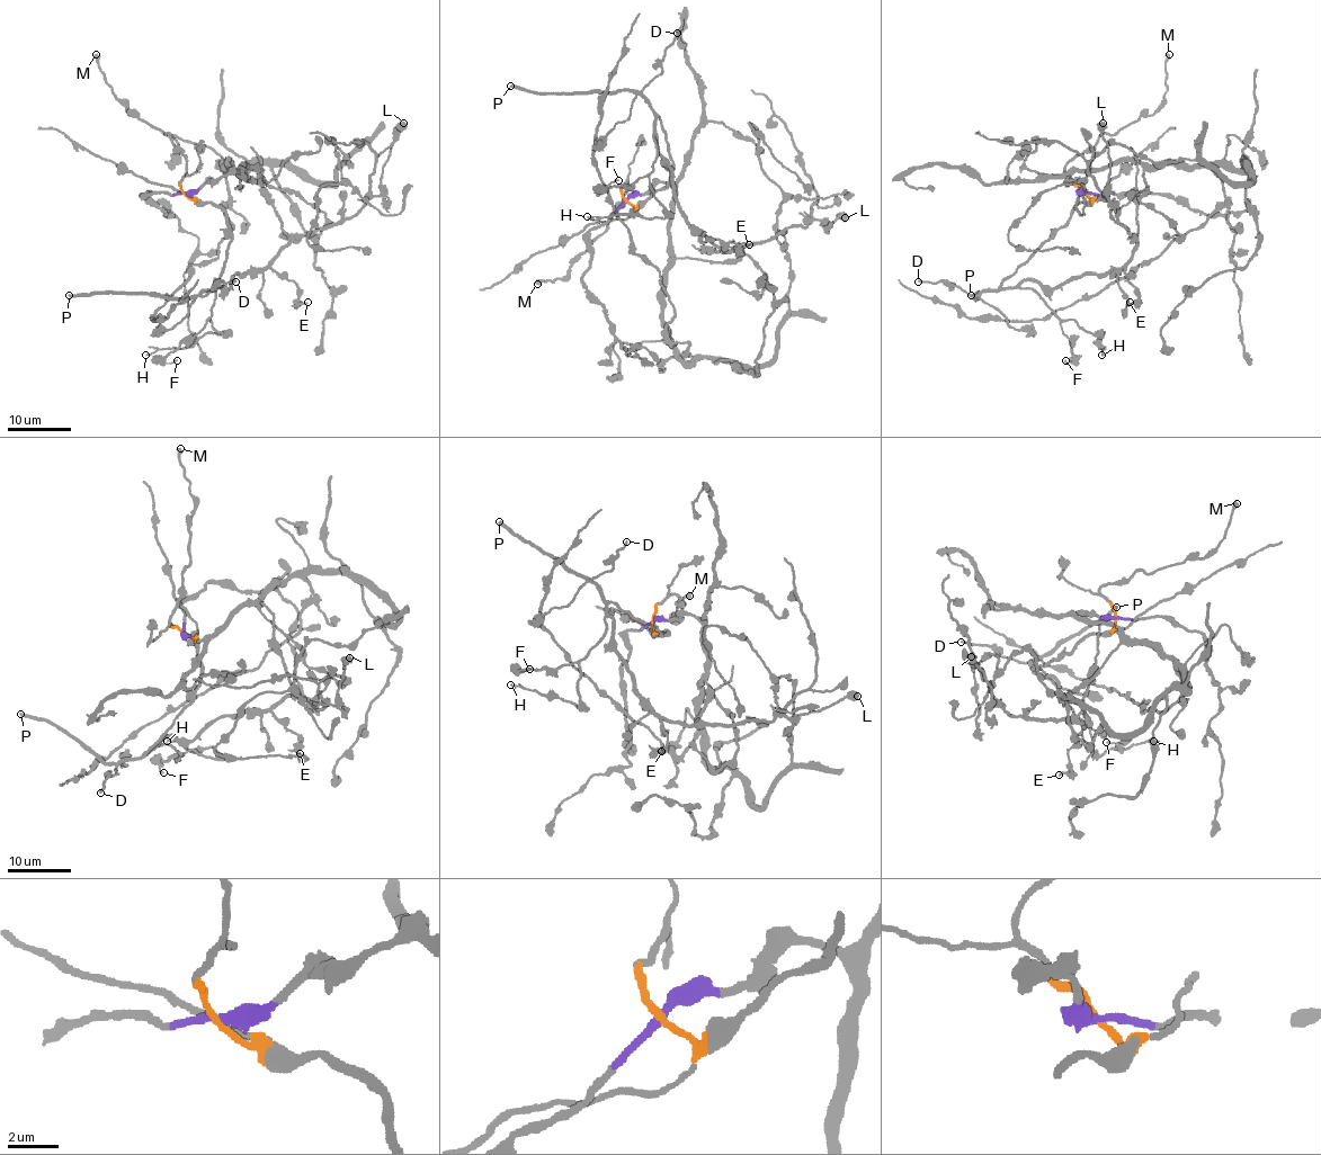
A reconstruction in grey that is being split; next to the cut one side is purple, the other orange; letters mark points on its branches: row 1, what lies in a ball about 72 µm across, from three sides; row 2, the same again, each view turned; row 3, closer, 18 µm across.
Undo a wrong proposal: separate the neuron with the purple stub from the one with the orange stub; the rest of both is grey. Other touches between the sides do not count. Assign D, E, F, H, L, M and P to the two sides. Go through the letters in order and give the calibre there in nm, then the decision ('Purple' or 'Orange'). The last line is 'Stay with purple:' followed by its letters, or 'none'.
D: Thickness 240 nm. Orange
E: Thickness 170 nm. Orange
F: Thickness 130 nm. Orange
H: Thickness 200 nm. Orange
L: Thickness 700 nm. Orange
M: Thickness 480 nm. Orange
P: Thickness 360 nm. Orange
Stay with purple: none

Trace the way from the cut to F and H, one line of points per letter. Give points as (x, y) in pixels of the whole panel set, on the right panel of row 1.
F: (1086, 193), (1091, 199), (1082, 200), (1001, 283), (1033, 289), (1060, 321), (1074, 359), (1064, 360)
H: (1086, 193), (1091, 199), (1082, 200), (1001, 286), (1033, 289), (1059, 318), (1103, 333), (1101, 356)

